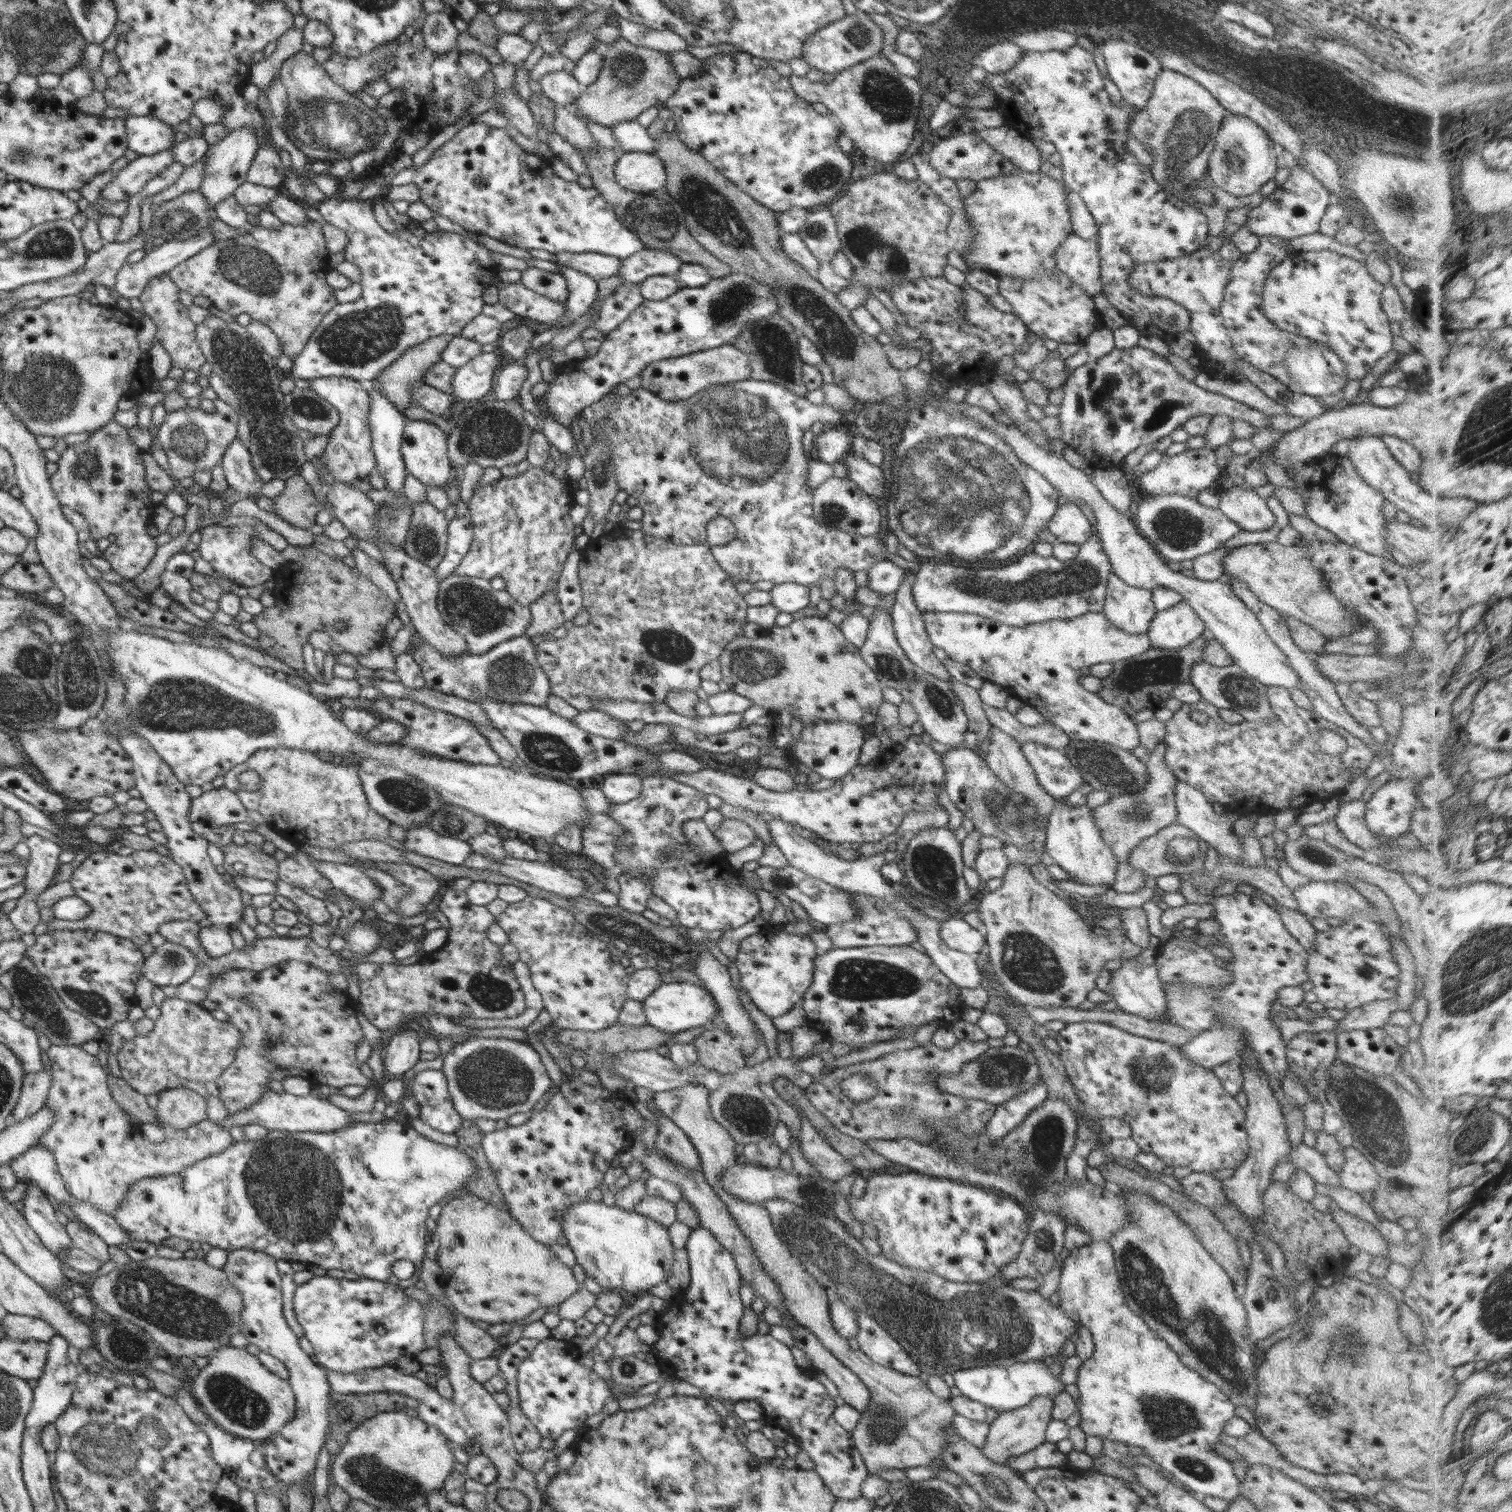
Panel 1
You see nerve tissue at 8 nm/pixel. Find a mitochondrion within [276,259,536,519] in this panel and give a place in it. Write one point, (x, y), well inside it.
(355, 339)

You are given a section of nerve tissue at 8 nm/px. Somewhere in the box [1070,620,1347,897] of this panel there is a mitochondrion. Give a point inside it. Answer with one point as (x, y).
(1133, 816)

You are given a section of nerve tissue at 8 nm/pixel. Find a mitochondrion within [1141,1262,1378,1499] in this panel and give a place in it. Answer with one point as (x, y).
(1198, 1470)

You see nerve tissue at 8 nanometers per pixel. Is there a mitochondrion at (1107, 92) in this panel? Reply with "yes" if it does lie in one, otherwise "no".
no

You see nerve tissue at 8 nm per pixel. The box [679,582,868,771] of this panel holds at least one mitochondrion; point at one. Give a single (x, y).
(756, 664)

